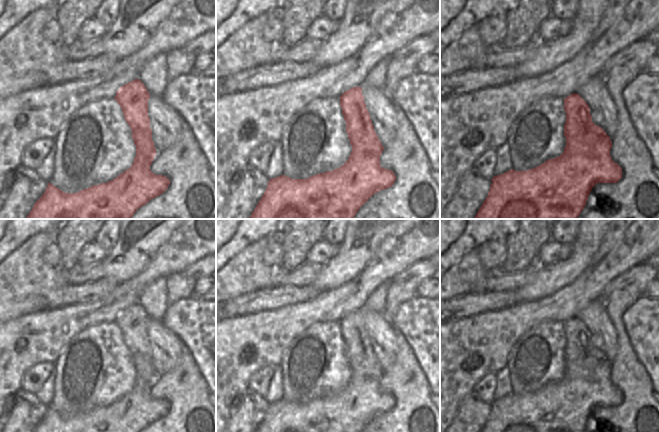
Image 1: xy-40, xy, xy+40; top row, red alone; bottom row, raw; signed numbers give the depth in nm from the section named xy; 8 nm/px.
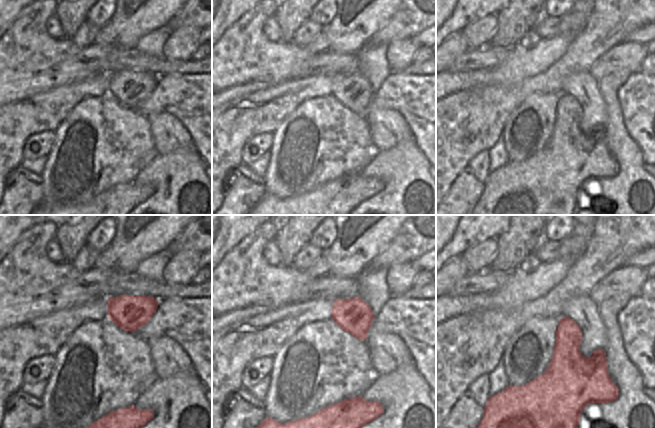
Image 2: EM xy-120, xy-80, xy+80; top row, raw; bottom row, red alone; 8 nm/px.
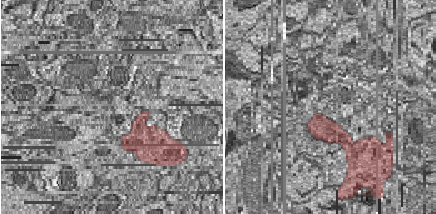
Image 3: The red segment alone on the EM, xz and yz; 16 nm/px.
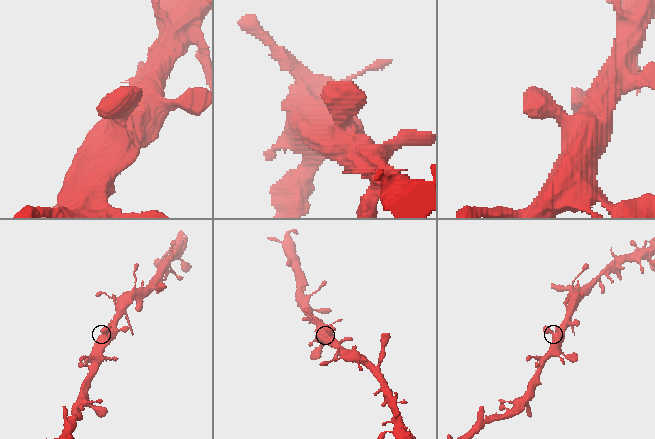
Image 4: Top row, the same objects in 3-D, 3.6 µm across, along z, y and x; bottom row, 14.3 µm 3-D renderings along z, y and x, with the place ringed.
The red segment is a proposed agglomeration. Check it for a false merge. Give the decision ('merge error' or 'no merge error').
no merge error

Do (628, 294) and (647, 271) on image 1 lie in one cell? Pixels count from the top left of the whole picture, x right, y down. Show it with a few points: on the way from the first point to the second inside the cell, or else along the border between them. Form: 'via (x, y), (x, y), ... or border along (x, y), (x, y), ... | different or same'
border along (611, 293), (615, 289), (632, 285), (641, 294) | different

